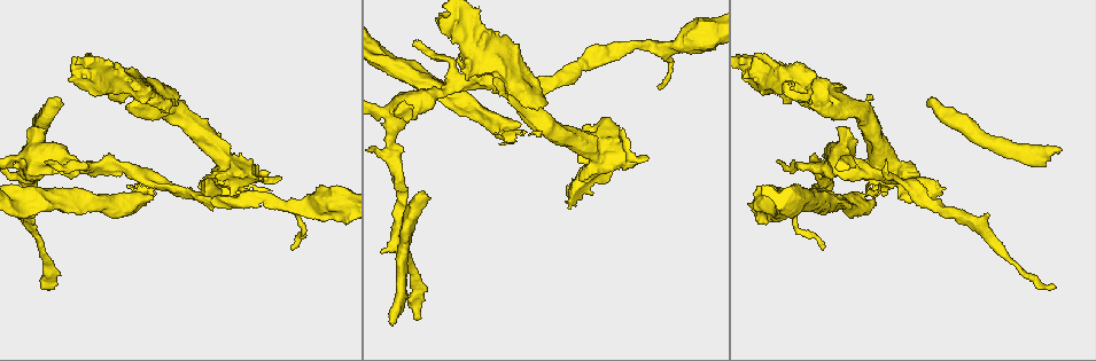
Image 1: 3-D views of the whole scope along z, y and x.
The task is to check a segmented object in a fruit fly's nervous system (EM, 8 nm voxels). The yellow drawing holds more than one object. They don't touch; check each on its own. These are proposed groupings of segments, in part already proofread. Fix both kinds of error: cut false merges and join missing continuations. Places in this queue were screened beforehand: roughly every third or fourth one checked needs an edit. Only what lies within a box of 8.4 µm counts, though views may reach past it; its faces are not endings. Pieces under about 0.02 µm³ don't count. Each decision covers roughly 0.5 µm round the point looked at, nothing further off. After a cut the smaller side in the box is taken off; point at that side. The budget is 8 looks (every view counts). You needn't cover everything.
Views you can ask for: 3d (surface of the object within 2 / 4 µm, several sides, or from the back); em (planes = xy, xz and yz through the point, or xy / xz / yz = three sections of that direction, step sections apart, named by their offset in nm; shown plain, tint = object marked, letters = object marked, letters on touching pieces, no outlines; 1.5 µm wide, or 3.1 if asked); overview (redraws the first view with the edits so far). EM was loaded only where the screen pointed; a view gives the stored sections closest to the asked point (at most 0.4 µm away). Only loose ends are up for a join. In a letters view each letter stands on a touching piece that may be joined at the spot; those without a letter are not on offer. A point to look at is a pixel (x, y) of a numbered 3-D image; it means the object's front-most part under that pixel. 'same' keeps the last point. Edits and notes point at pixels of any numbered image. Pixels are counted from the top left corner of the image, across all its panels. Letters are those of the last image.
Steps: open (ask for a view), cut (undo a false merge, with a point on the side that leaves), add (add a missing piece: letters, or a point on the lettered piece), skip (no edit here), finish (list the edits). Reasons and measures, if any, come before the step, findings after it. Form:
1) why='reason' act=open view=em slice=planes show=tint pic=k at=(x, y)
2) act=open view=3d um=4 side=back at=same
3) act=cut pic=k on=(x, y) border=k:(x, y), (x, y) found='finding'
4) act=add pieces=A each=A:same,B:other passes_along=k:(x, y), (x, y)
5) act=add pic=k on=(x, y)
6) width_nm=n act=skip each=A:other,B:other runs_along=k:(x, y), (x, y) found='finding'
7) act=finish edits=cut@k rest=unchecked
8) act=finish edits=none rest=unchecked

why='free end' act=open view=em slice=xy step=8 show=tint pic=1 at=(778, 162)

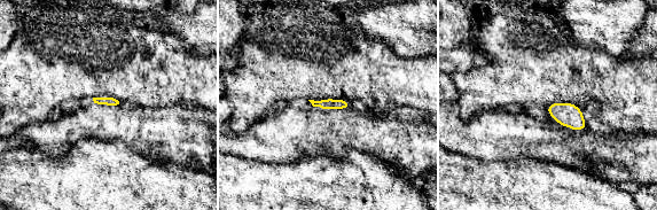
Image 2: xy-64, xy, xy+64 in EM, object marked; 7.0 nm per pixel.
why='cut it another way' act=open view=em slice=planes show=letters at=same

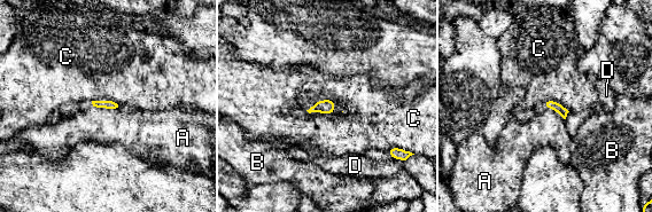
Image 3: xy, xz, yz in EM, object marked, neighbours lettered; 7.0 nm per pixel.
act=skip each=A:other,B:other,C:other,D:other border=3:(93, 106), (117, 108) found='no lettered piece goes on from it'

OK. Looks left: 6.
why='thick turns thin' act=open view=em slice=planes show=letters pic=1 at=(392, 138)

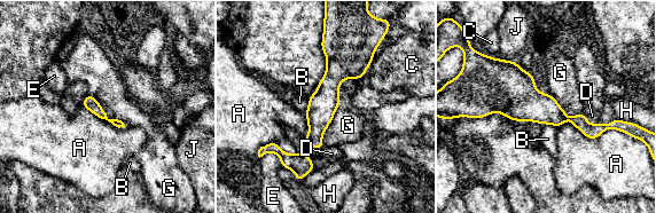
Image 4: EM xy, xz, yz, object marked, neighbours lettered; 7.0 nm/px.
width_nm=70 act=skip each=A:other,B:other,C:other,D:other,E:other,G:other,H:other,J:other found='continuous, no second cell'

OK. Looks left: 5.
why='thick turns thin' act=open view=3d um=4 pic=1 at=(305, 207)

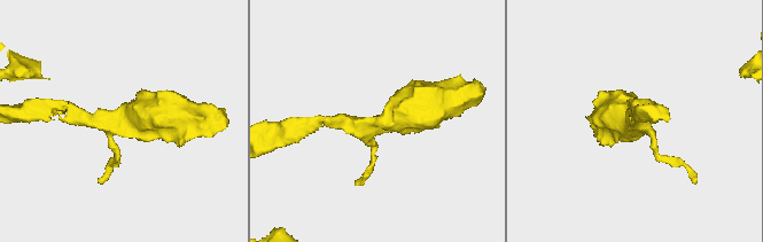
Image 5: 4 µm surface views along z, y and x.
why='shape alone is not enough' act=open view=em slice=xz step=4 show=tint pic=5 at=(374, 122)

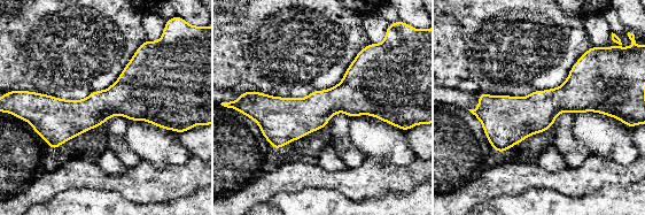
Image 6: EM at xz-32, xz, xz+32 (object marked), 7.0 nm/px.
act=open view=em slice=yz step=8 show=letters at=same

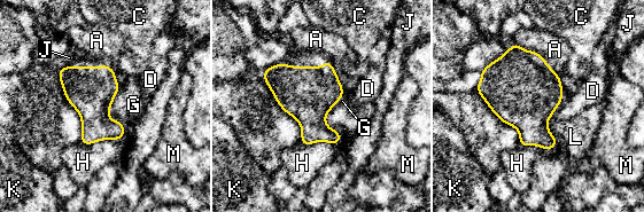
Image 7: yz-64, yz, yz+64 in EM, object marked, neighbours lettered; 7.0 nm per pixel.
act=skip each=A:other,C:other,D:other,G:other,H:other,J:other,K:other,L:other,M:other border=7:(121, 86), (110, 106) found='all the same cell'

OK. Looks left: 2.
act=finish edits=none rest=unchecked

